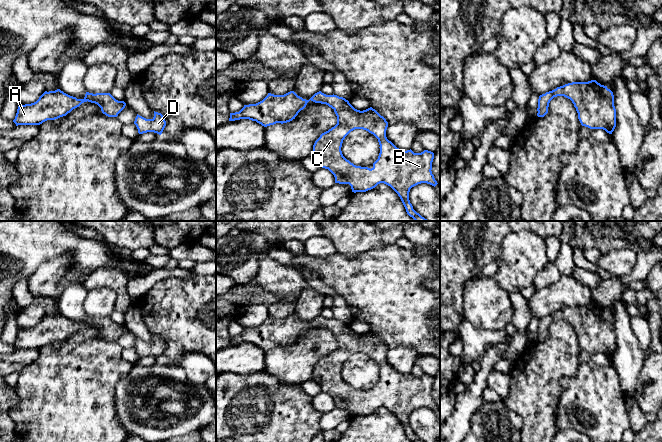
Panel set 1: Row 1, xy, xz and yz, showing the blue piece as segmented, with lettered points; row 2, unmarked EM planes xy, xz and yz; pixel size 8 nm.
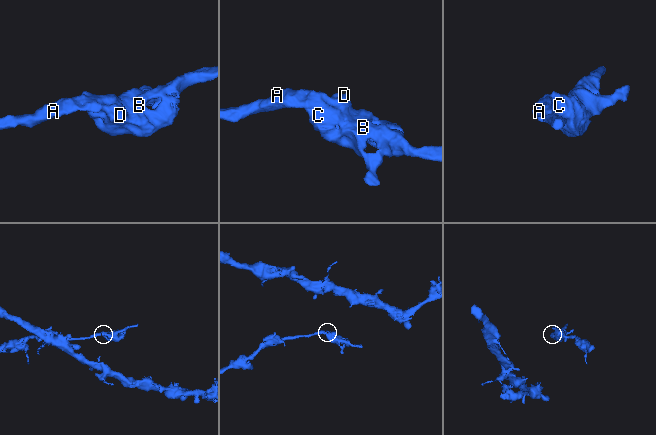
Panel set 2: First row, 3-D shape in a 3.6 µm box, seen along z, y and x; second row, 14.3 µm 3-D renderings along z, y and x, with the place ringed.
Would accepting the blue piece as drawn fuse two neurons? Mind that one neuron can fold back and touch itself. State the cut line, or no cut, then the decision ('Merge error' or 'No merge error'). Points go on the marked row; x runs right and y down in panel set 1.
No split. No merge error

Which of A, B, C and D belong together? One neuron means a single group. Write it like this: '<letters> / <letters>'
A B C D

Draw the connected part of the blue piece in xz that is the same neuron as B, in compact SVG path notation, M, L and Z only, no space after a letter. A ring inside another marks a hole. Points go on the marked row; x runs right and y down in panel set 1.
M290 91L284 95L268 93L262 101L256 104L244 105L239 112L230 113L229 121L249 119L256 121L264 127L276 123L287 123L295 119L298 113L306 107L310 100L315 103L328 105L334 110L337 116L337 124L320 135L313 145L312 152L312 155L321 162L321 167L328 169L334 175L335 183L349 184L354 193L366 192L375 188L378 184L384 183L390 186L398 194L410 217L415 221L428 221L413 209L409 200L409 192L412 187L421 183L427 183L434 187L438 184L431 171L434 153L428 150L424 150L421 153L414 153L411 149L404 151L397 148L386 137L388 122L372 107L360 111L355 109L345 98L334 94L326 95L321 91L315 93L309 100L303 99L294 91ZM355 129L366 130L378 139L380 153L371 169L354 165L342 154L341 147L343 140Z

